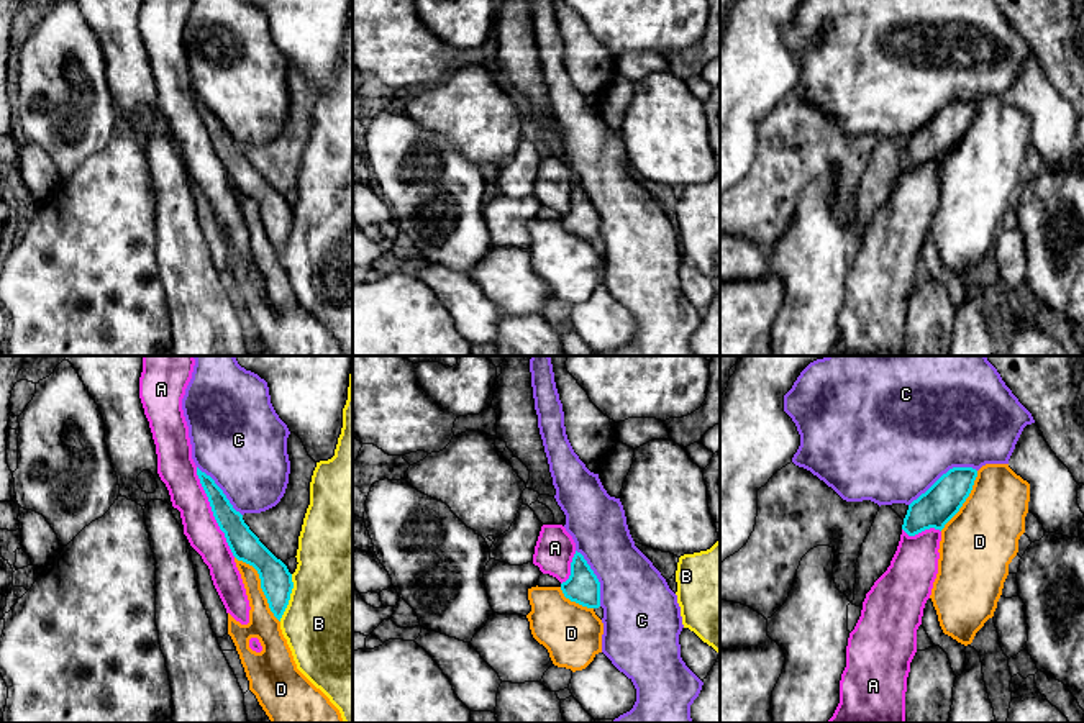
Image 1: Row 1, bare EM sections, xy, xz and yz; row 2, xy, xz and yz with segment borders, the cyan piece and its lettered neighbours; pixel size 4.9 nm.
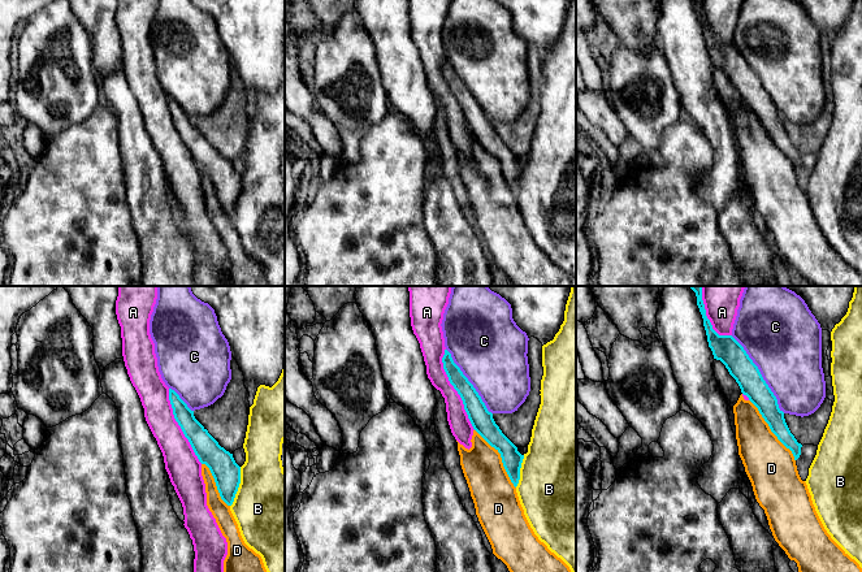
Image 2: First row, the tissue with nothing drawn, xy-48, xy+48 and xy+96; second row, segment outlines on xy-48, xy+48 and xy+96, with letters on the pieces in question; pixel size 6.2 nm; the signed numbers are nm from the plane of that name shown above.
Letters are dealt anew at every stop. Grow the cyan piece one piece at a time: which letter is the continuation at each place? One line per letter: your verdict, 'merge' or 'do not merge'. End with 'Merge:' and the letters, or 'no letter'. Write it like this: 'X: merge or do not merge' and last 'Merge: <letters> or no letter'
A: do not merge
B: do not merge
C: do not merge
D: merge
Merge: D

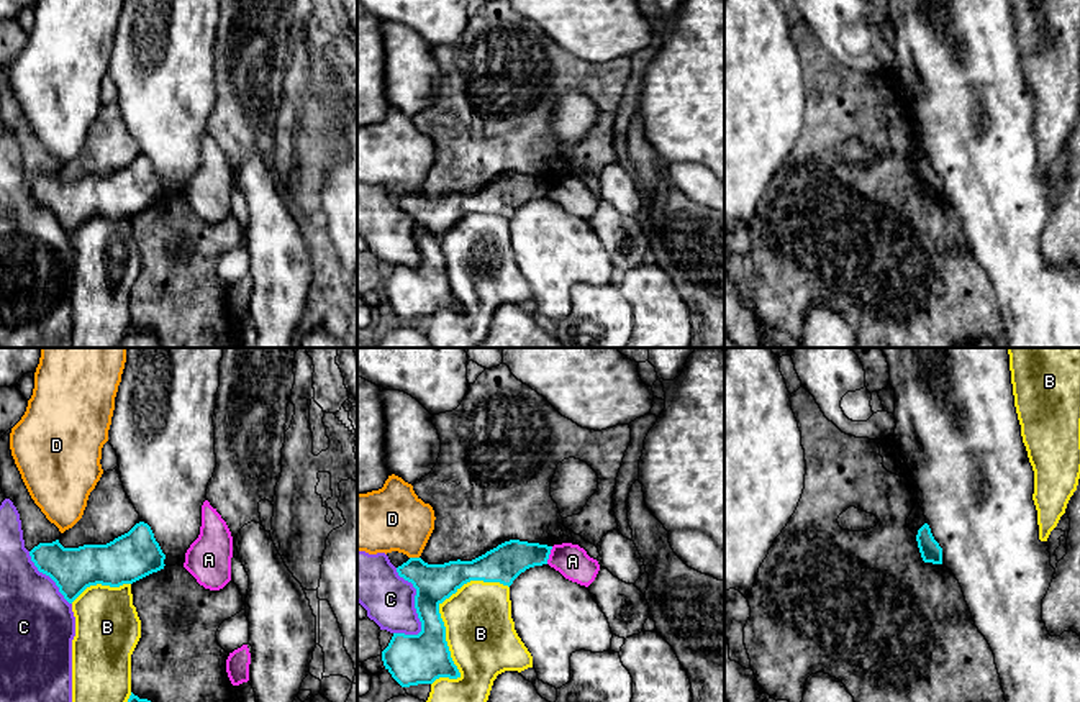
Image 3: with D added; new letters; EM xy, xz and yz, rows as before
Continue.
A: do not merge
B: do not merge
C: do not merge
D: do not merge
Merge: no letter

